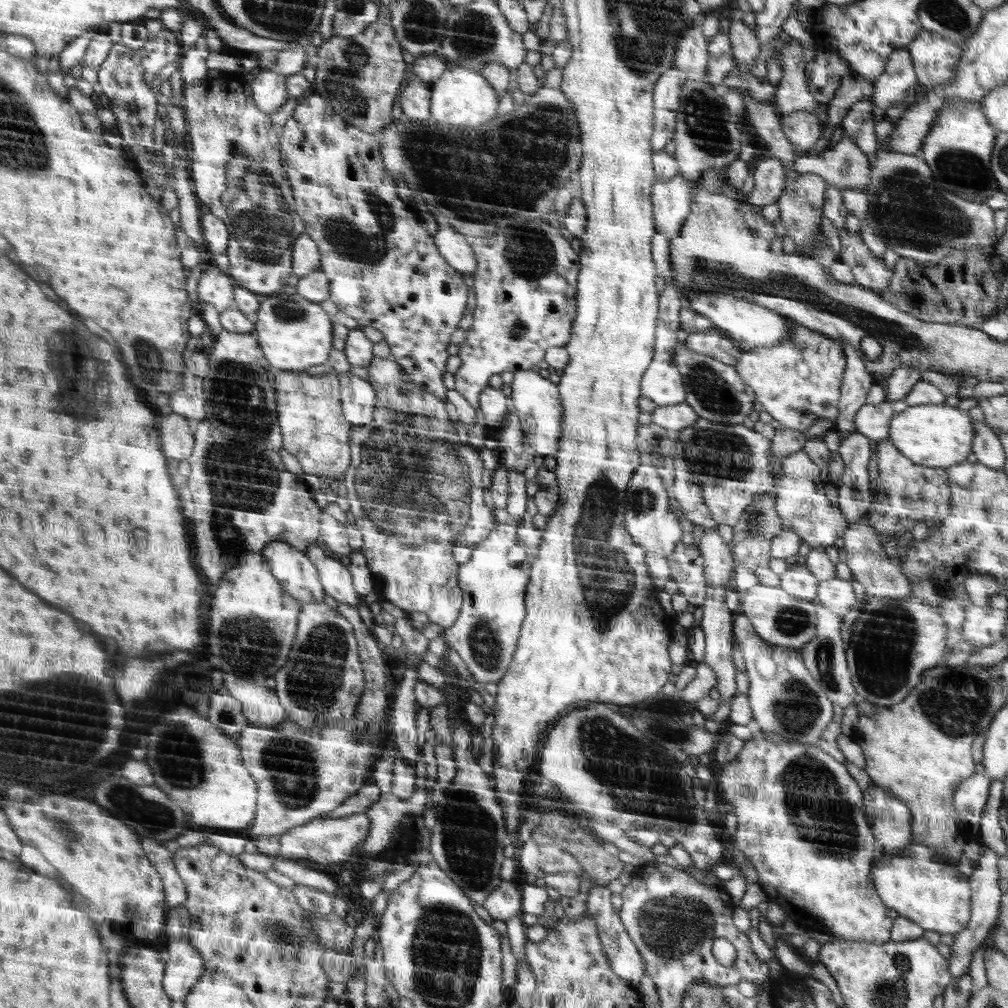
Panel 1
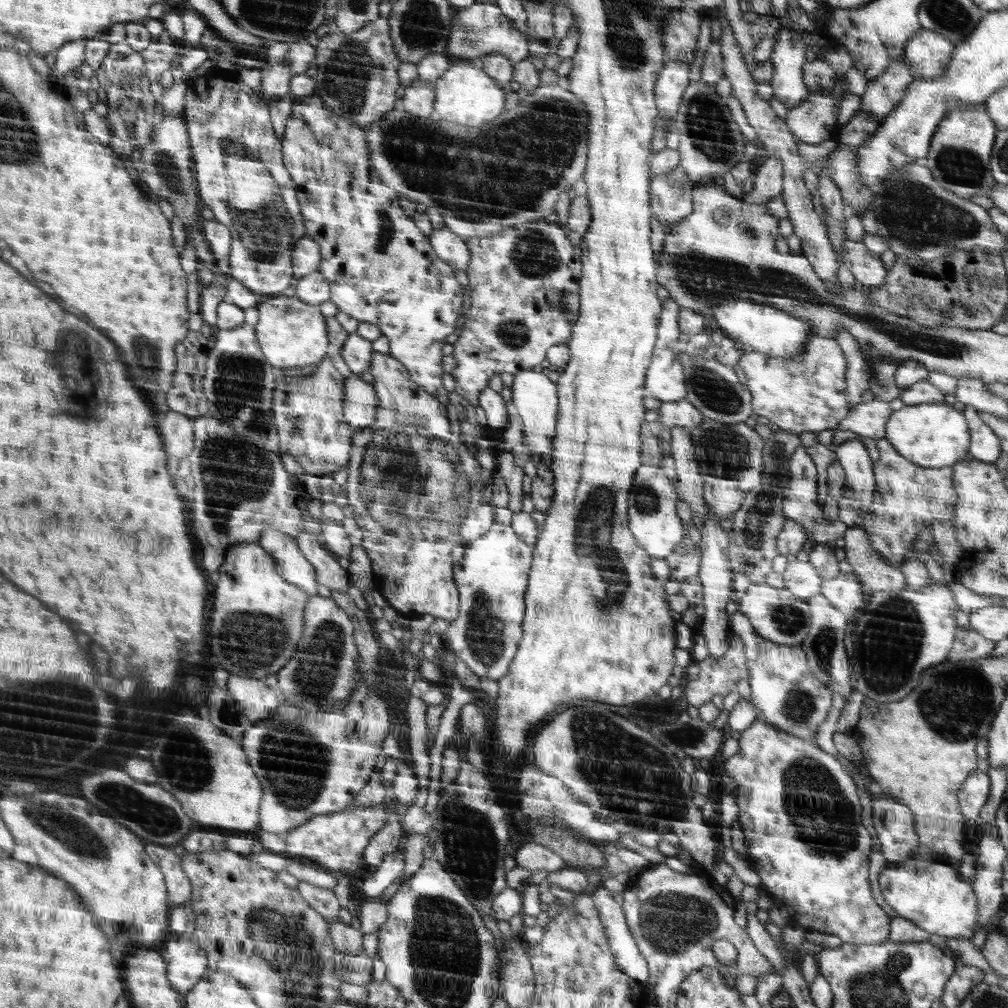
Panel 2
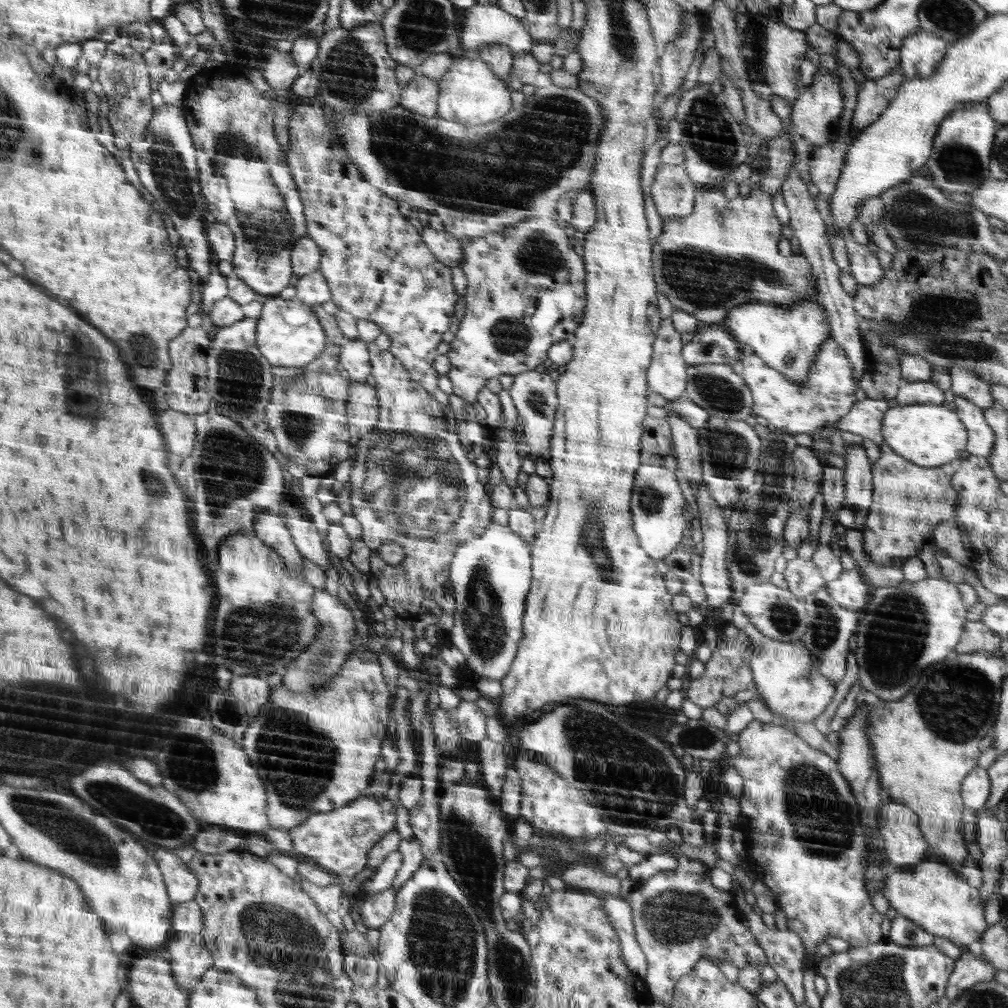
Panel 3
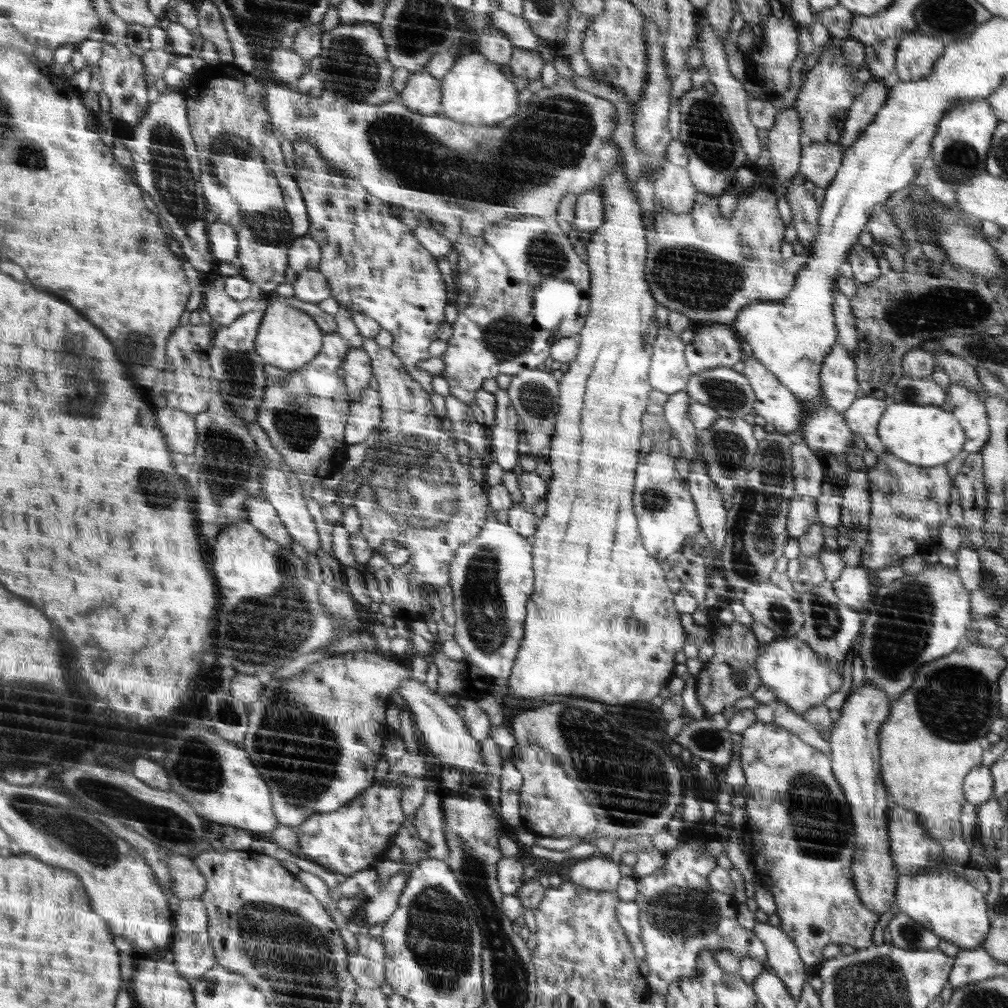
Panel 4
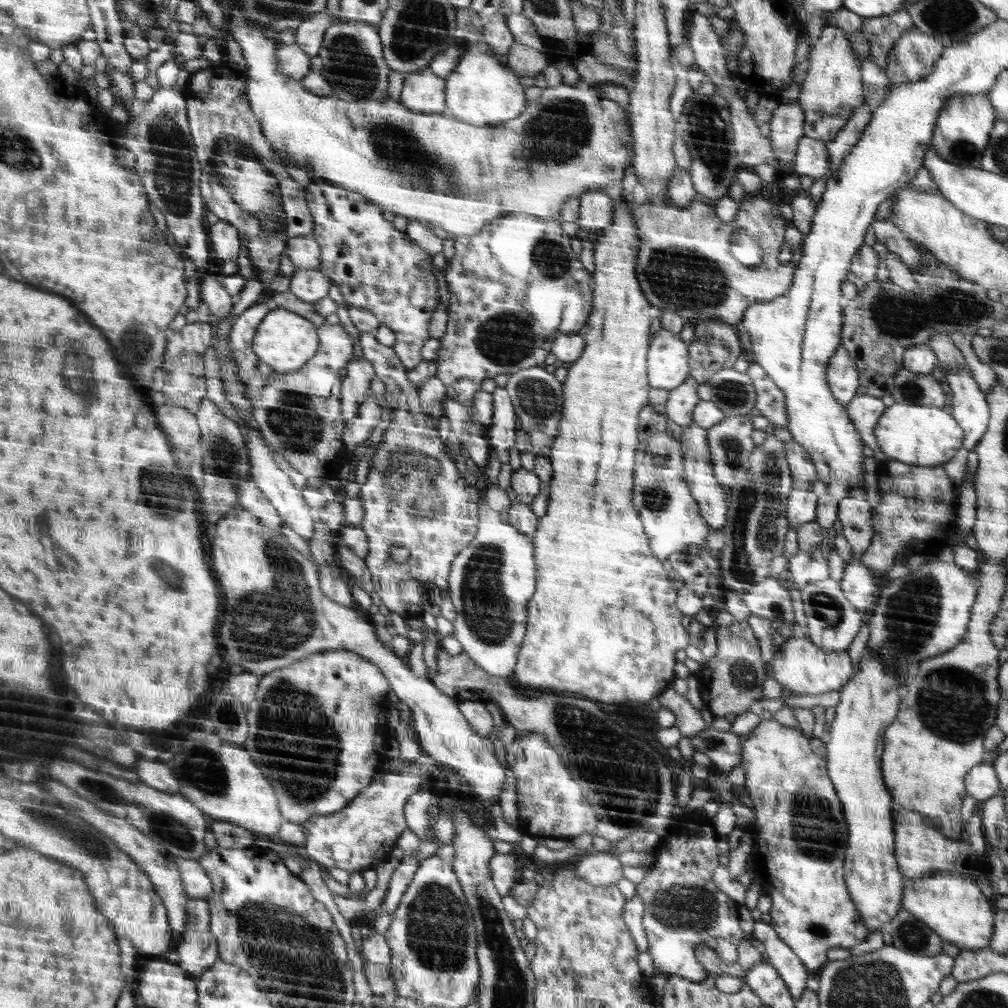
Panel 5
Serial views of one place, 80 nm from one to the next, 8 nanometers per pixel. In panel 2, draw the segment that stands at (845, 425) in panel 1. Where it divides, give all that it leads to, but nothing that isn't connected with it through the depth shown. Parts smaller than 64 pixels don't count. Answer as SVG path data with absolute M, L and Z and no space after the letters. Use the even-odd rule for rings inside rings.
M842 329L838 331L835 339L838 344L841 344L842 350L846 353L848 360L847 367L847 390L846 394L849 398L850 410L856 403L860 403L862 392L867 390L868 386L868 361L864 359L864 355L860 351L859 344L855 338L848 332Z

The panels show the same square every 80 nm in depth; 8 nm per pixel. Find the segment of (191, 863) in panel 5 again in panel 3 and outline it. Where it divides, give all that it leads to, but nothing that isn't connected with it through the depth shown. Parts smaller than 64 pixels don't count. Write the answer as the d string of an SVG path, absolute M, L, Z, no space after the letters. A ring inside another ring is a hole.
M162 847L152 849L153 859L165 873L165 881L169 887L170 900L175 904L188 903L197 894L200 881L188 864L174 854L172 850Z

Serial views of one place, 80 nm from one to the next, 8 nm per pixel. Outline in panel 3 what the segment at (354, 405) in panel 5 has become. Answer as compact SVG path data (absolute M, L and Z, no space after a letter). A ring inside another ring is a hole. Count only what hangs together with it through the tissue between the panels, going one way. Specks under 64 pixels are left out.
M347 339L341 344L342 366L348 372L349 382L366 382L366 376L371 374L369 363L369 352L366 341L357 339Z

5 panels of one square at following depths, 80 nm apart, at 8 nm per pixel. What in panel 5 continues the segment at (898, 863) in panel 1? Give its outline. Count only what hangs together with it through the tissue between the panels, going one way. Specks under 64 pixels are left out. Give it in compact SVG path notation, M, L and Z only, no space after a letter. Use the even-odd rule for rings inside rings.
M937 873L924 878L905 879L901 907L917 916L941 939L955 944L962 951L986 949L989 946L995 927L994 912L992 912L988 898L972 882L970 876L962 878L962 874Z

